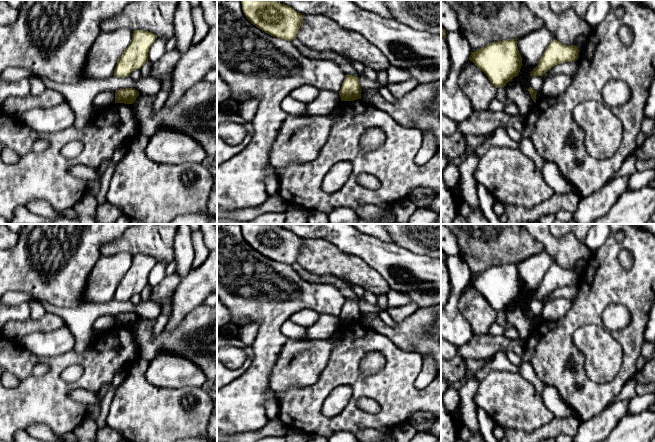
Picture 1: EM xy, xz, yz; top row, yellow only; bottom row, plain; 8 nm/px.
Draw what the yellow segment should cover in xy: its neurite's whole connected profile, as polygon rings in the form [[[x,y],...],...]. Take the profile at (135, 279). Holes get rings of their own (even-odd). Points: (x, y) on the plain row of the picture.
[[[135,254],[132,264],[118,282],[114,299],[120,302],[129,301],[136,293],[140,293],[148,285],[148,276],[157,260],[149,255]]]

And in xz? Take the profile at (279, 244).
[[[240,224],[247,243],[265,257],[292,265],[297,261],[304,239],[273,224]]]

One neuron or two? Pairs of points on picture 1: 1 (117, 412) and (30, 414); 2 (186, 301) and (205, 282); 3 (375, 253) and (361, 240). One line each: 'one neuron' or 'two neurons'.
1: two neurons
2: one neuron
3: one neuron

